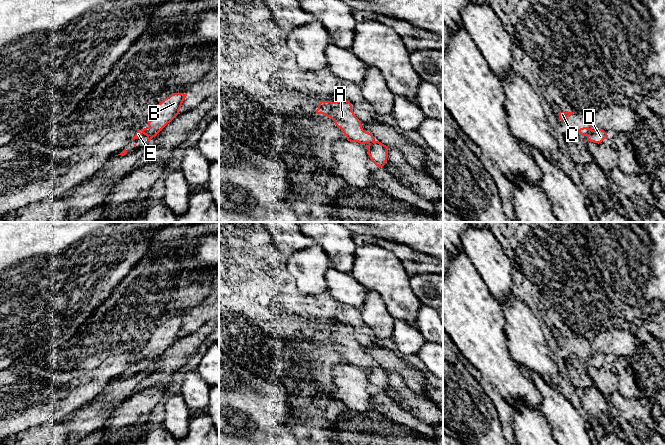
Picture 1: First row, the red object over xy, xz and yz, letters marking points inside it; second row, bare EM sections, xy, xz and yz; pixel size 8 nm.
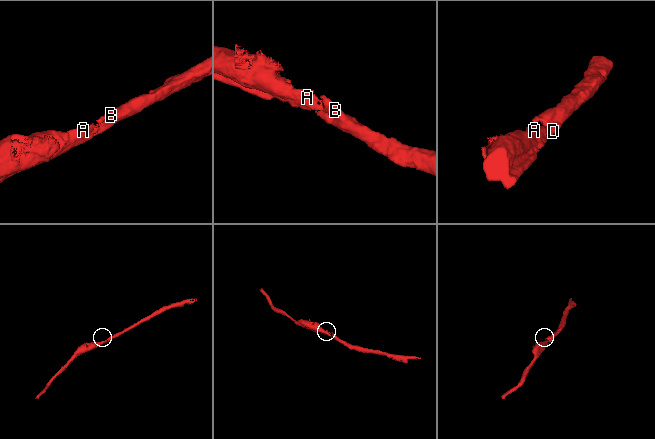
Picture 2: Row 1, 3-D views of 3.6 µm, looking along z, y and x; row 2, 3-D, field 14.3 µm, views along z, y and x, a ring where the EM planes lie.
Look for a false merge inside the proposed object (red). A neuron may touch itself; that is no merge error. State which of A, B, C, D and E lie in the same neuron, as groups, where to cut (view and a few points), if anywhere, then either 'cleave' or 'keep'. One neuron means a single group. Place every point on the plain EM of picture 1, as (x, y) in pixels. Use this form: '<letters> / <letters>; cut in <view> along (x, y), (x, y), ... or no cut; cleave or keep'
A B C D E; no cut; keep

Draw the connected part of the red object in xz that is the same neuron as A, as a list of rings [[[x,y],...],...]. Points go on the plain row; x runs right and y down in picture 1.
[[[320,325],[316,338],[330,341],[342,354],[348,365],[366,367],[371,385],[378,391],[384,390],[388,381],[388,370],[376,365],[371,357],[363,354],[361,345],[352,335],[349,325]]]

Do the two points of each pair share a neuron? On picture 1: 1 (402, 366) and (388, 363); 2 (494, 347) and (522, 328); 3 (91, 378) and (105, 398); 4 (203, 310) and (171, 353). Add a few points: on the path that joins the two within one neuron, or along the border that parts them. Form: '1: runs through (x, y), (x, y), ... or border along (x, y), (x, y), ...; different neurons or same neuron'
1: runs through (399, 365), (391, 363); same neuron
2: border along (504, 316), (507, 347), (515, 361); different neurons
3: border along (114, 379), (90, 401), (82, 405); different neurons
4: border along (208, 319), (205, 322); different neurons

